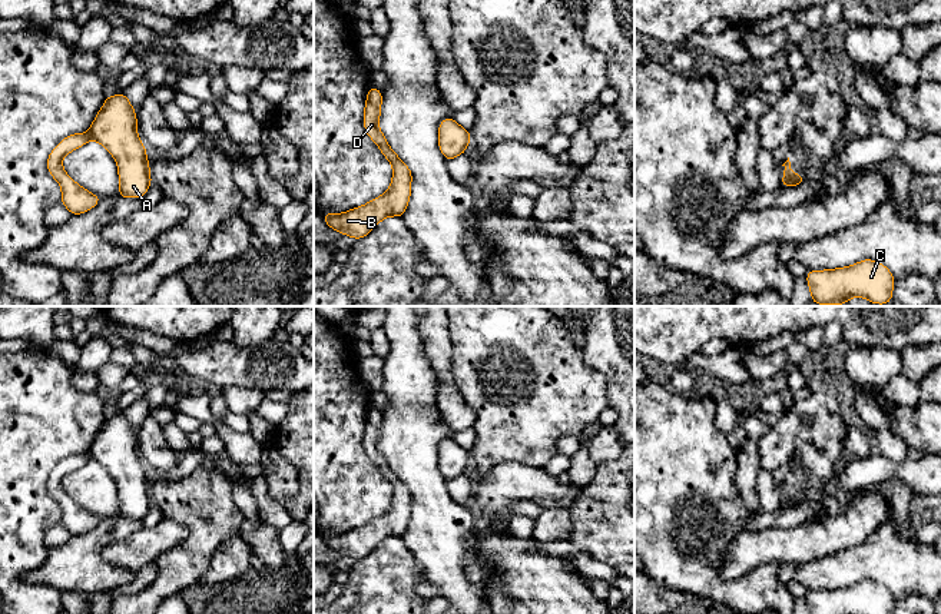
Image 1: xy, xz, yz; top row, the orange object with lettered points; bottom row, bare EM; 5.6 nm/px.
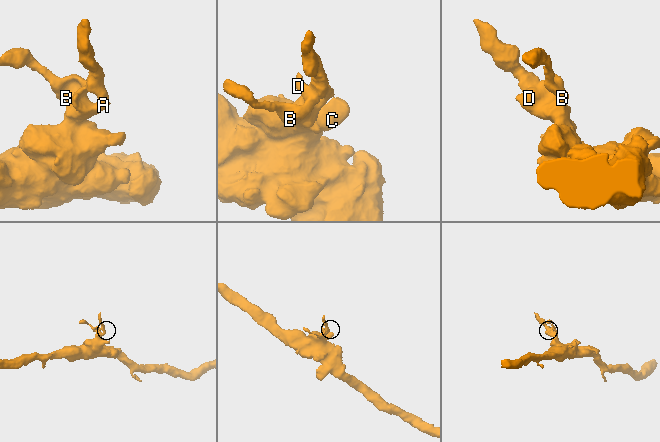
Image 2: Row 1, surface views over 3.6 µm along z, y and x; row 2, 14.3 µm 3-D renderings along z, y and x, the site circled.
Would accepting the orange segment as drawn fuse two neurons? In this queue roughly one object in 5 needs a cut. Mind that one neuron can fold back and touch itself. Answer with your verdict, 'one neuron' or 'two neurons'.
one neuron

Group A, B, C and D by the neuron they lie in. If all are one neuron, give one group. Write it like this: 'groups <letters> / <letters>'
groups A B C D

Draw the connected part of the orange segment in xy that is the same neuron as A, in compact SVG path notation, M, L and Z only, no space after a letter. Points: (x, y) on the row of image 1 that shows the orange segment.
M123 93L106 97L102 109L86 133L64 137L49 155L47 170L62 187L60 202L72 215L82 215L95 208L102 198L76 183L63 169L63 157L86 145L99 142L117 163L120 198L142 198L150 183L146 147L137 136L136 112Z

